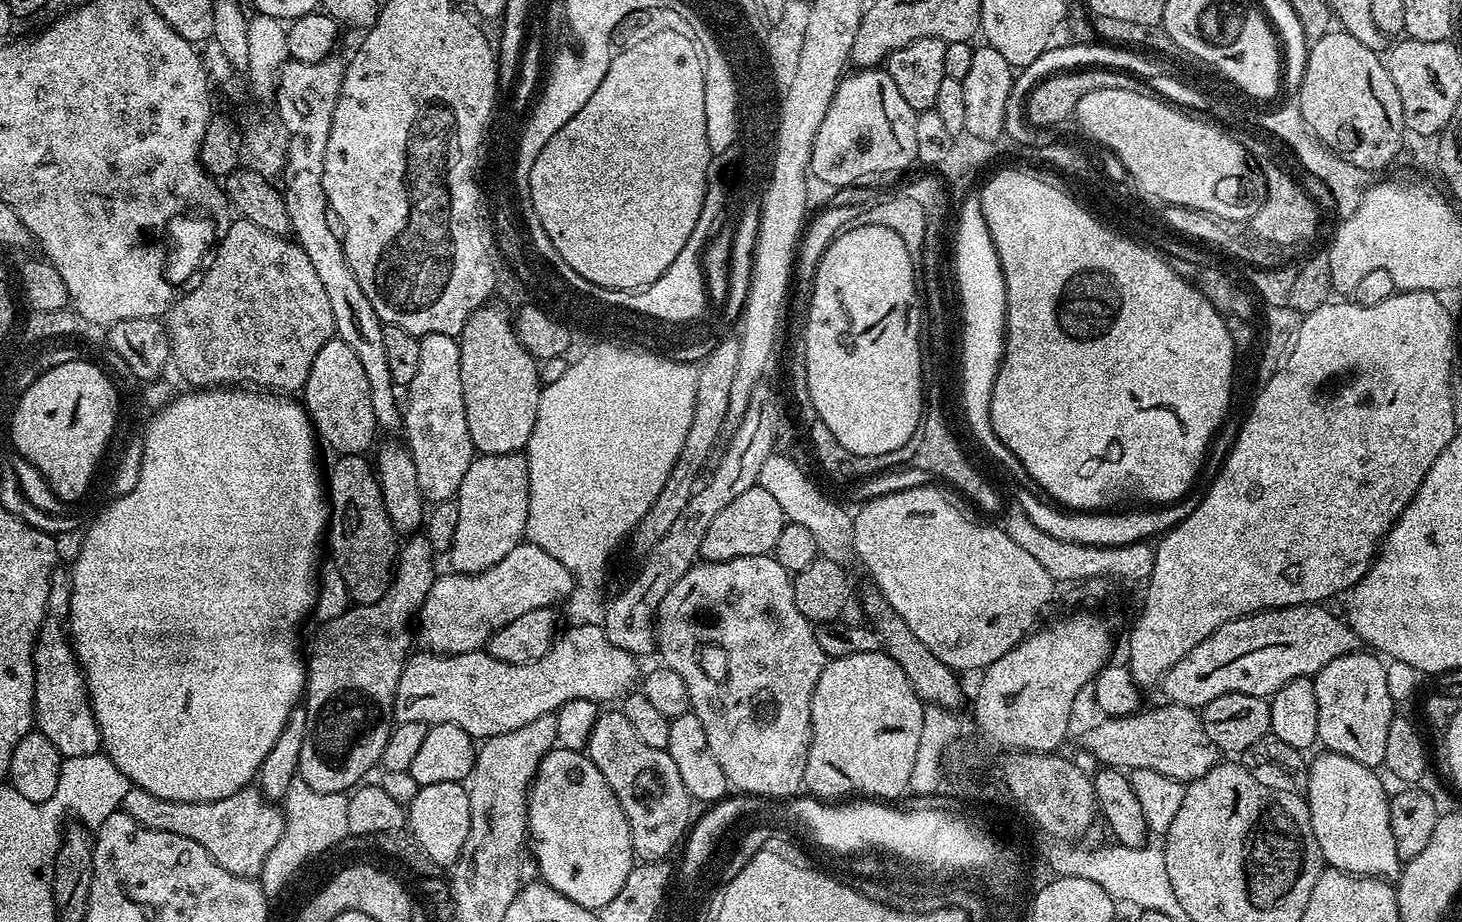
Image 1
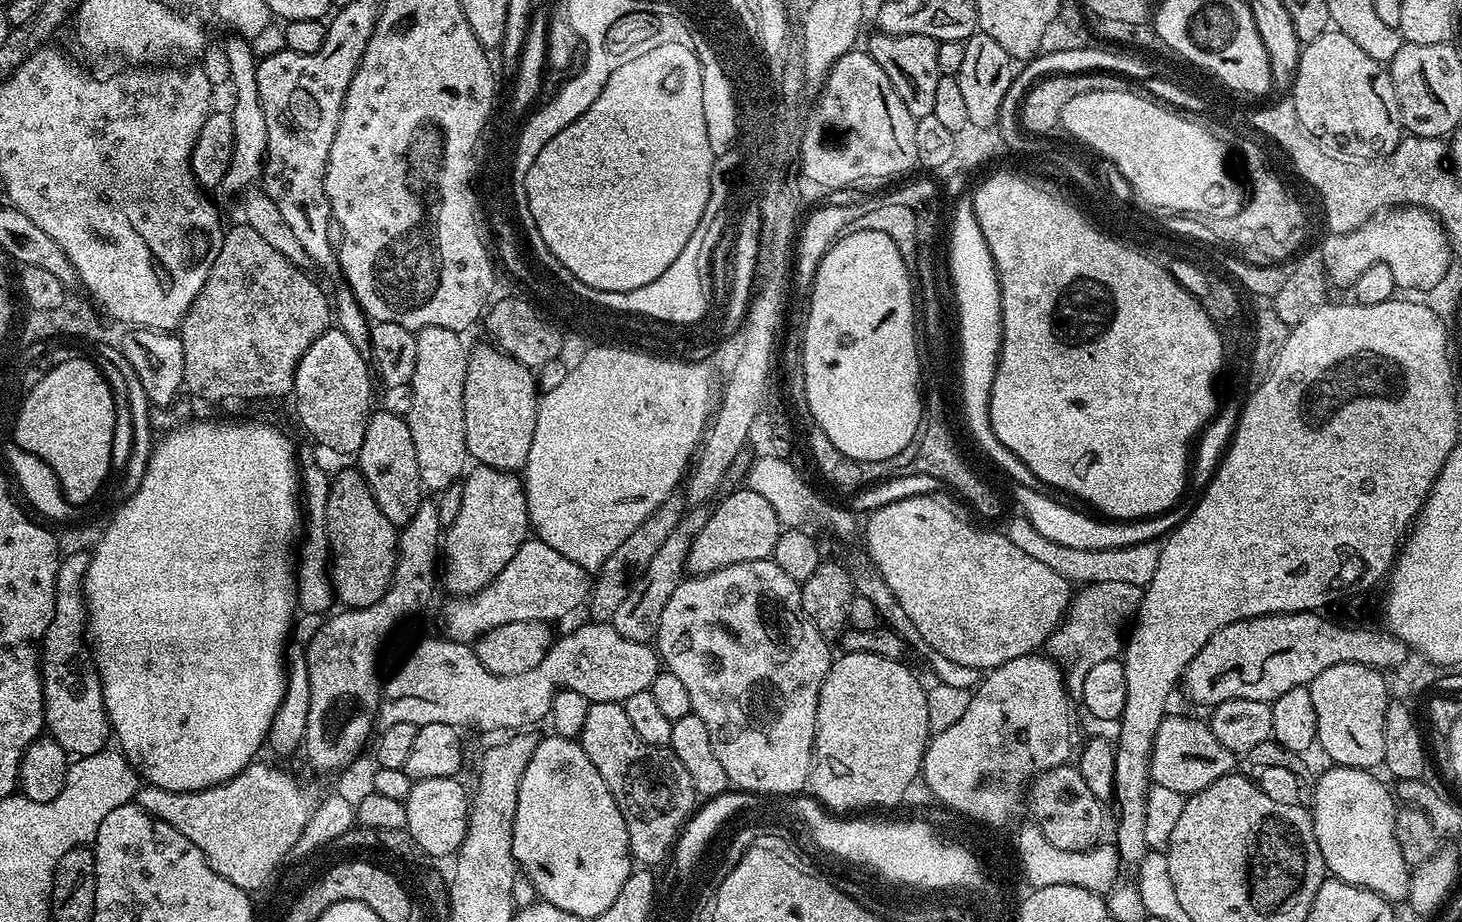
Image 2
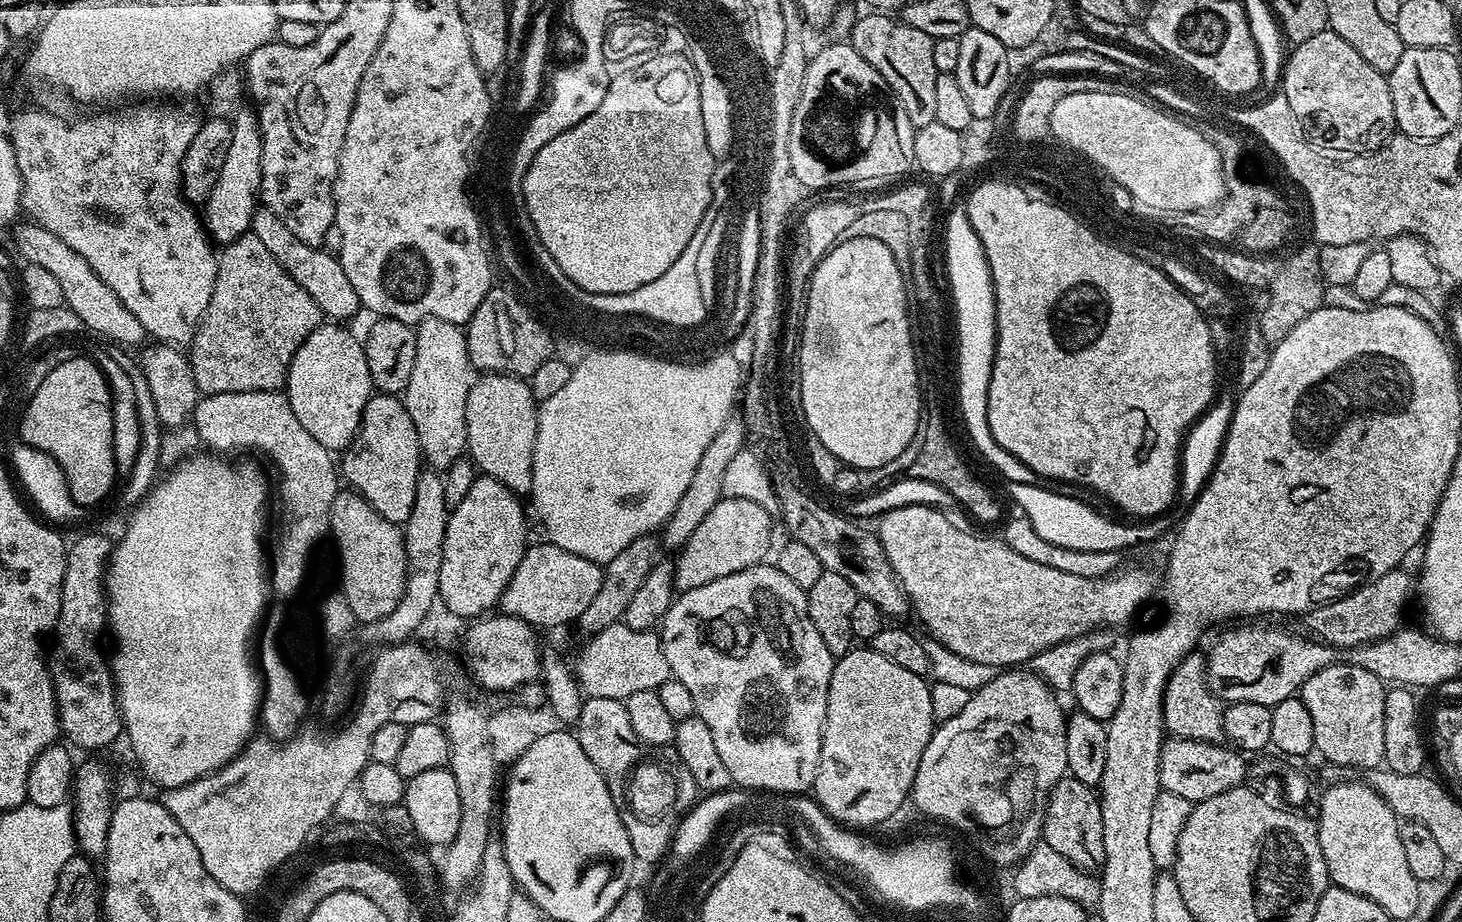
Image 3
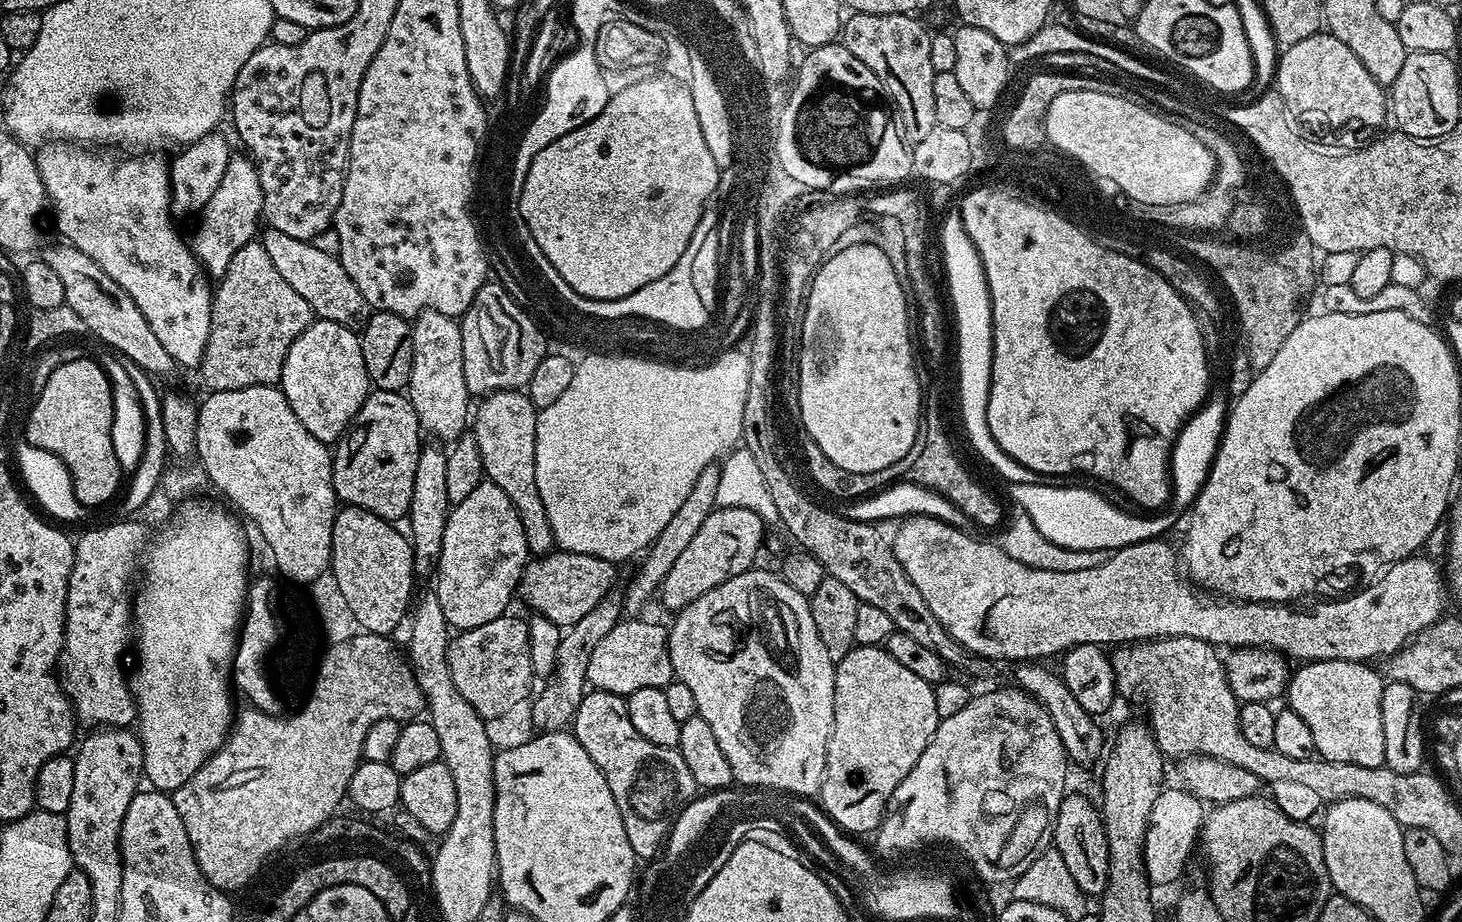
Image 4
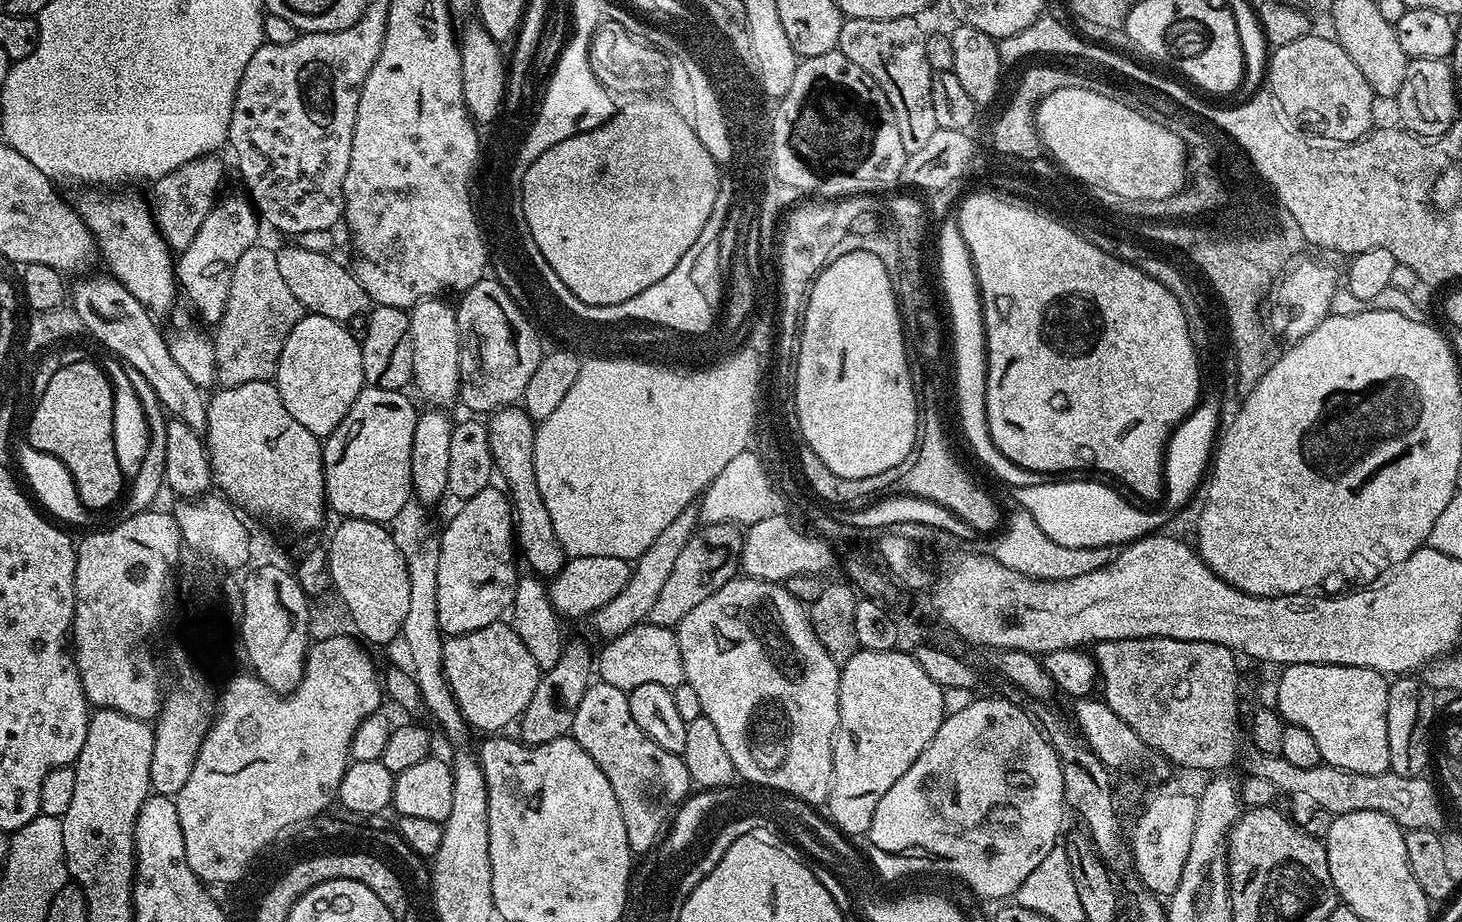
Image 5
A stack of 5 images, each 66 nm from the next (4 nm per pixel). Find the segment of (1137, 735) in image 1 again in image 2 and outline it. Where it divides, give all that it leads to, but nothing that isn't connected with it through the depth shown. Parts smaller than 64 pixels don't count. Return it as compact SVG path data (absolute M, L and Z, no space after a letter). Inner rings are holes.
M1165 715L1158 726L1152 743L1150 754L1151 783L1167 786L1170 790L1178 790L1185 798L1193 796L1195 792L1206 790L1218 778L1233 775L1238 768L1237 753L1226 750L1218 738L1214 738L1211 727L1192 716Z

